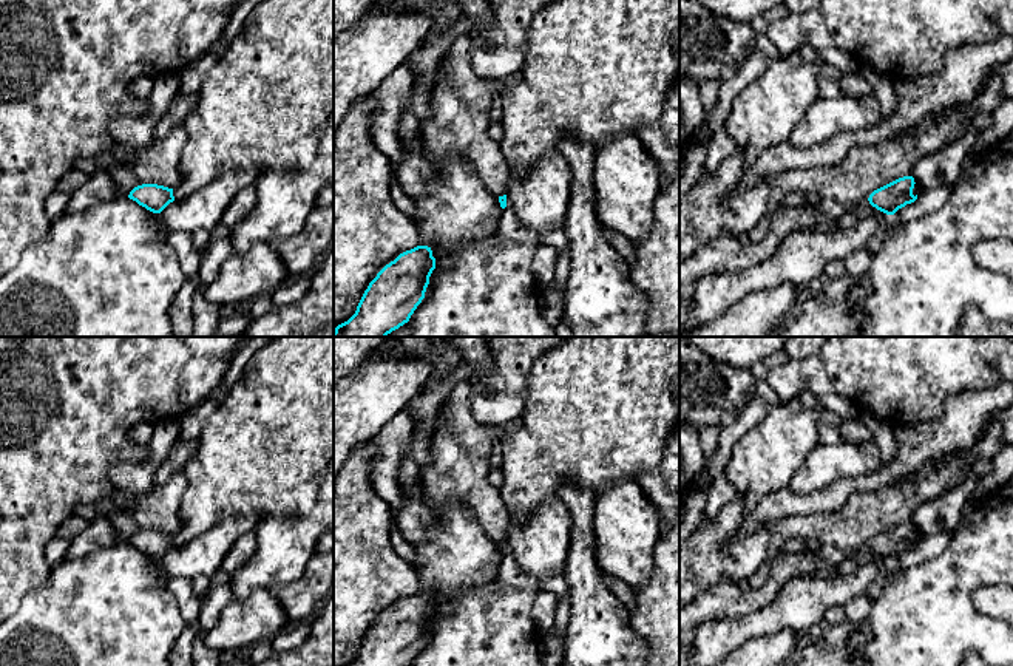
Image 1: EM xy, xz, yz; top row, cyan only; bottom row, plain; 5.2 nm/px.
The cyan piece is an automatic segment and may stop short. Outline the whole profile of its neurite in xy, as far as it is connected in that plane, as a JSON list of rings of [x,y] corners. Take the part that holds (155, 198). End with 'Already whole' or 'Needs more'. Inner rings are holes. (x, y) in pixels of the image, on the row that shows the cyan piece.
[[[264,0],[253,8],[241,31],[218,56],[199,88],[193,111],[182,122],[187,142],[181,151],[176,189],[158,184],[134,187],[128,198],[153,213],[182,201],[198,189],[242,168],[290,172],[307,167],[334,114],[334,0]]]. Needs more

